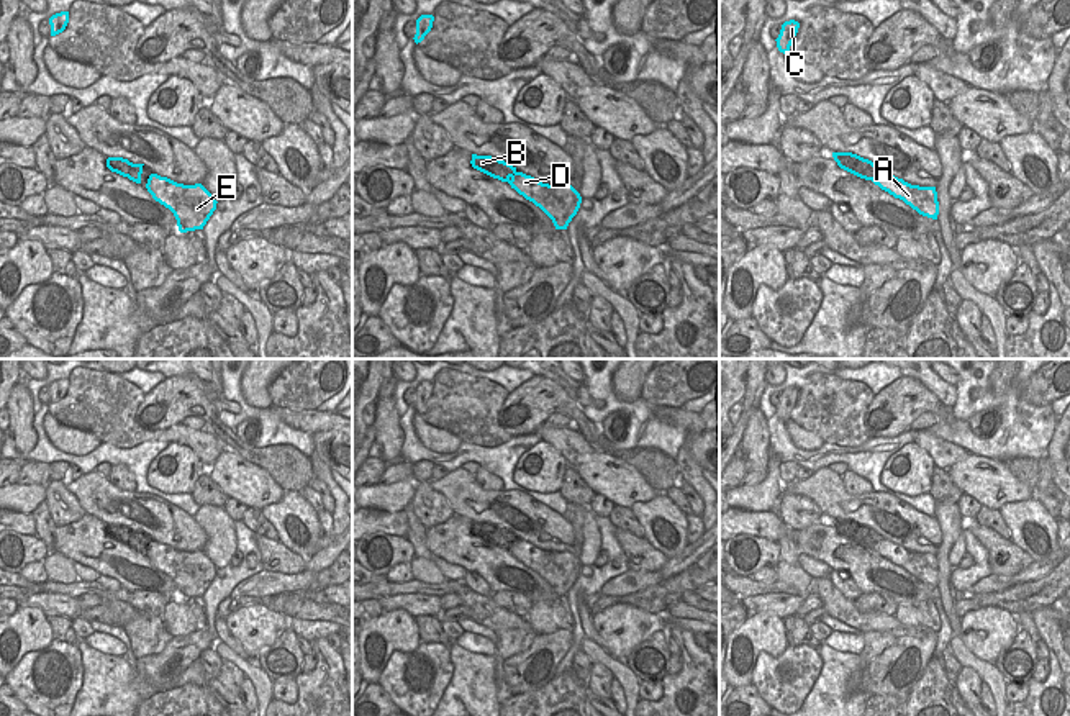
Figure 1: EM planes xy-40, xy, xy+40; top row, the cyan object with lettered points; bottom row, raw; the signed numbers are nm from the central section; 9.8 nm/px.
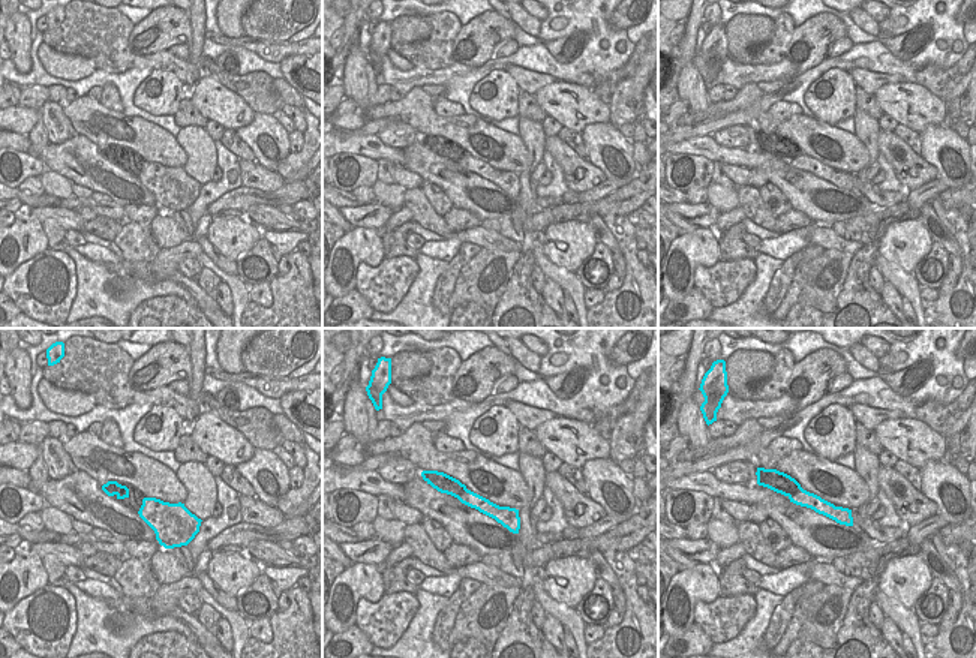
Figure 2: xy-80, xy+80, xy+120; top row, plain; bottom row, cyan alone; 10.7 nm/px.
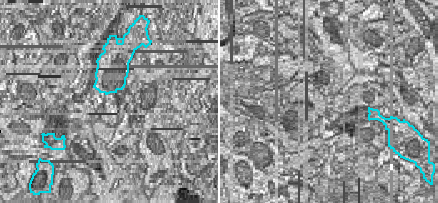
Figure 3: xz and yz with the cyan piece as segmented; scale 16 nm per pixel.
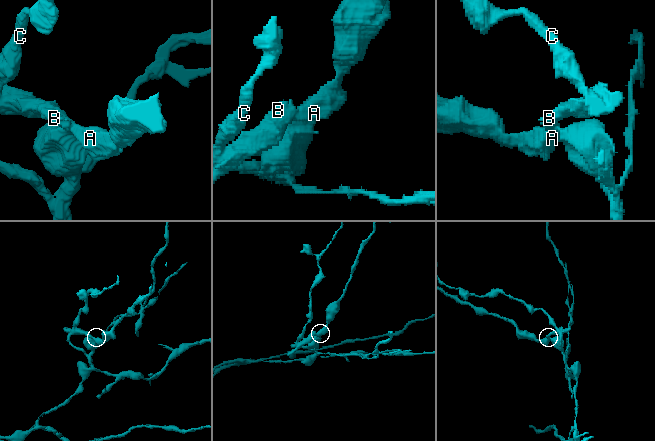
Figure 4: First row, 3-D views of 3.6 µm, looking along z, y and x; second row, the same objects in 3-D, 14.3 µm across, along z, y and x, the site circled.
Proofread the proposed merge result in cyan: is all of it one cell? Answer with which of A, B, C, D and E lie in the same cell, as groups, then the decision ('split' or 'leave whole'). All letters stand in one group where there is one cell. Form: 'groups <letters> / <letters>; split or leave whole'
groups A C D E / B; split

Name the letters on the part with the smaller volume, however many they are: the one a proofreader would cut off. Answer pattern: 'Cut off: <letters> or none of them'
Cut off: B

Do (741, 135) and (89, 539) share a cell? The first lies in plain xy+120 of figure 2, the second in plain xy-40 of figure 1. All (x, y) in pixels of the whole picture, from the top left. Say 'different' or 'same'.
different

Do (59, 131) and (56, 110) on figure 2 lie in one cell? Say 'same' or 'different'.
same

